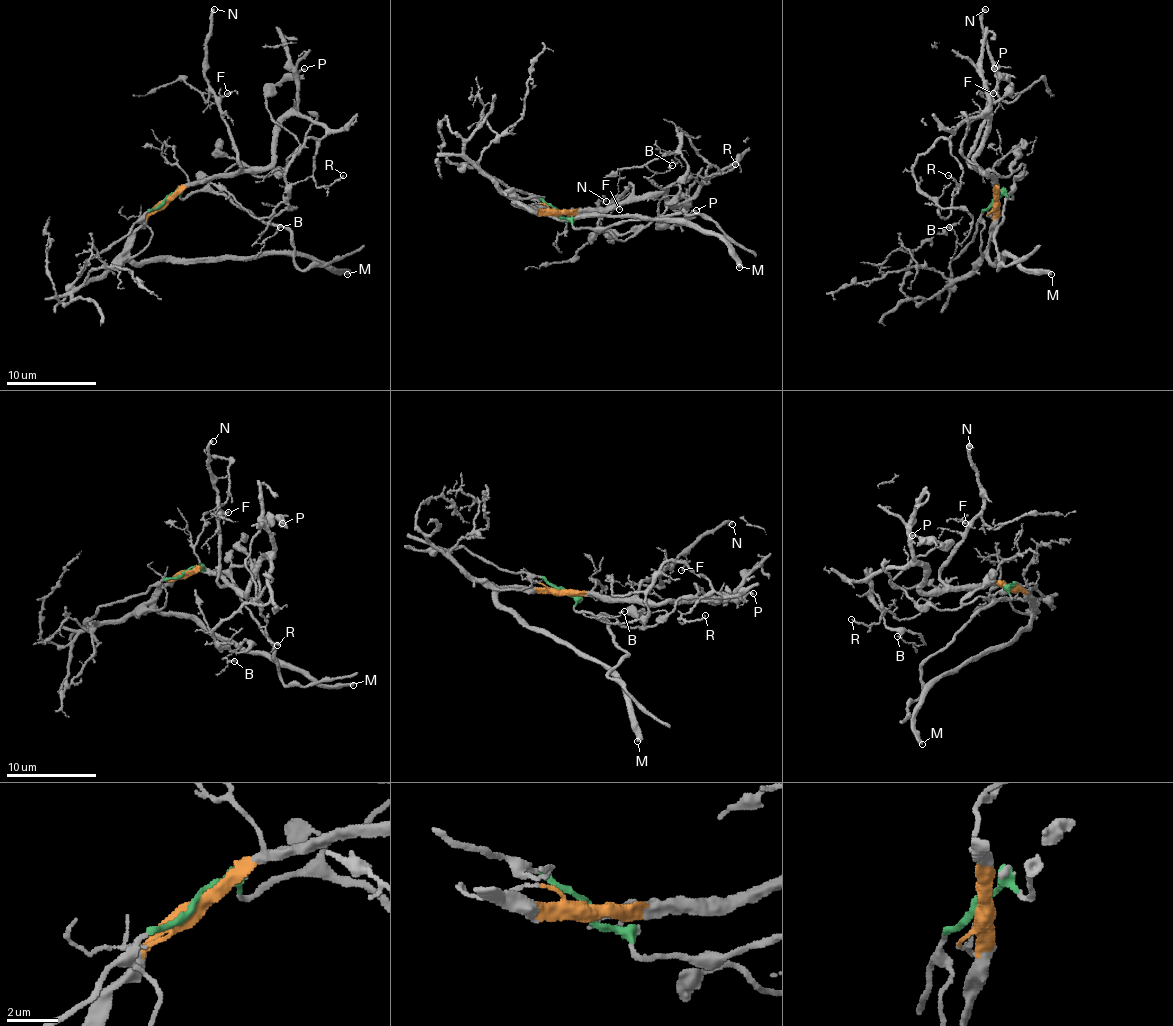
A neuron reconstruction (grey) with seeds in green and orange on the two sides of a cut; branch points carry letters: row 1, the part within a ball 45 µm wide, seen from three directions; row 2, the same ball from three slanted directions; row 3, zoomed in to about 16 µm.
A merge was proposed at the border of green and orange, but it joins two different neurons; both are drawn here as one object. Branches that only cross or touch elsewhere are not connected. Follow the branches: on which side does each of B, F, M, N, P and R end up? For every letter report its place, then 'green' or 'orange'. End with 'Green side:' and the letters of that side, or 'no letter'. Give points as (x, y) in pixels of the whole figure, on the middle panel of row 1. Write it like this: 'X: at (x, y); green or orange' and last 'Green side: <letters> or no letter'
B: at (672, 165); orange
F: at (619, 209); orange
M: at (739, 267); orange
N: at (606, 201); orange
P: at (696, 210); green
R: at (735, 164); orange
Green side: P

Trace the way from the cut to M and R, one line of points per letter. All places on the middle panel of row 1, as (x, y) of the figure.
M: (557, 209), (521, 205), (528, 209), (548, 212), (557, 218), (685, 218), (710, 230), (739, 268)
R: (557, 209), (613, 209), (663, 191), (672, 203), (683, 200), (717, 171), (710, 167), (705, 178), (735, 164)

